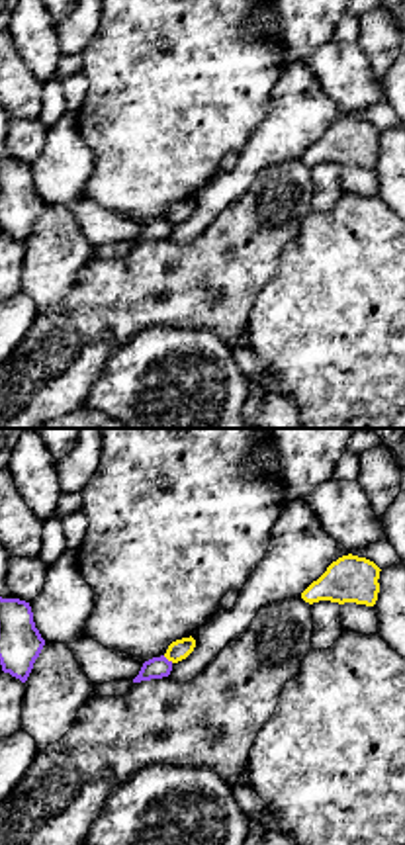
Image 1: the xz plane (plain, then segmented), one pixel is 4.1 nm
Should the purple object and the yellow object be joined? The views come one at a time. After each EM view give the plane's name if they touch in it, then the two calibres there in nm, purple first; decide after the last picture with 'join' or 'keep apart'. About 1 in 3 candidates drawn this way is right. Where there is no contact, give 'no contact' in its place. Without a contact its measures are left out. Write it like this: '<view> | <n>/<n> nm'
xz | 90/90 nm

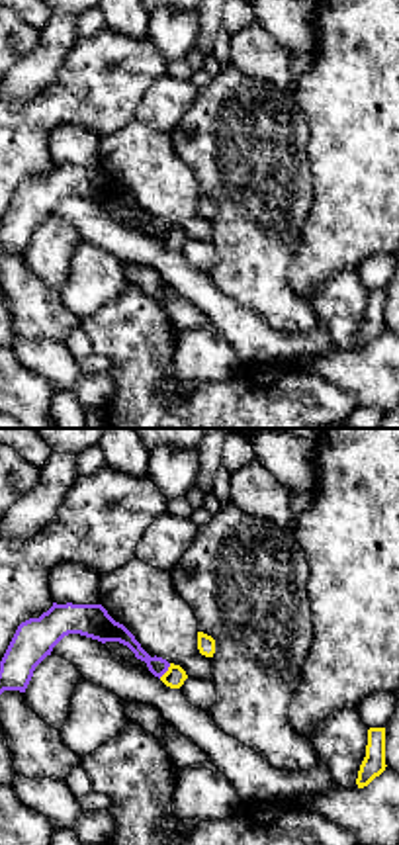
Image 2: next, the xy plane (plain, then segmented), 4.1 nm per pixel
xy | 80/90 nm

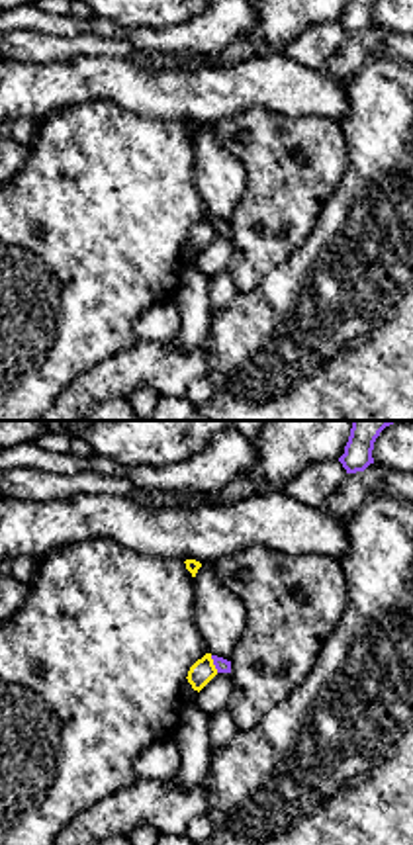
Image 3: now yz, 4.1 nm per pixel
yz | 60/100 nm

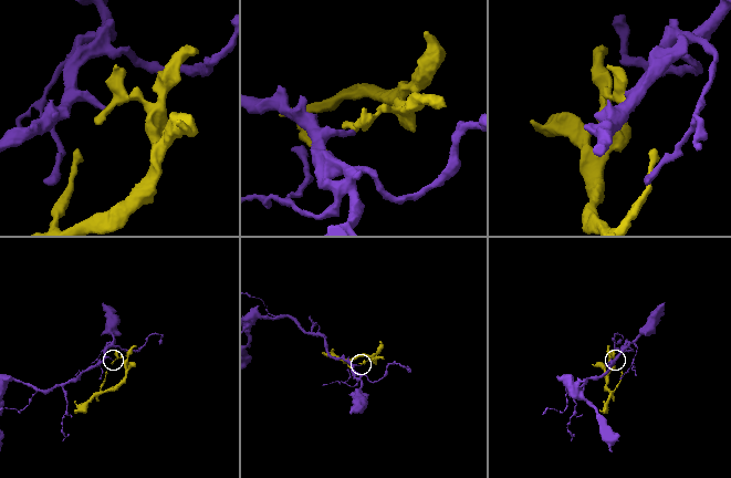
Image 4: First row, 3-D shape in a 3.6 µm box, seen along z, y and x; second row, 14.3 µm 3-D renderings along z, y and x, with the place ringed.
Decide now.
keep apart

